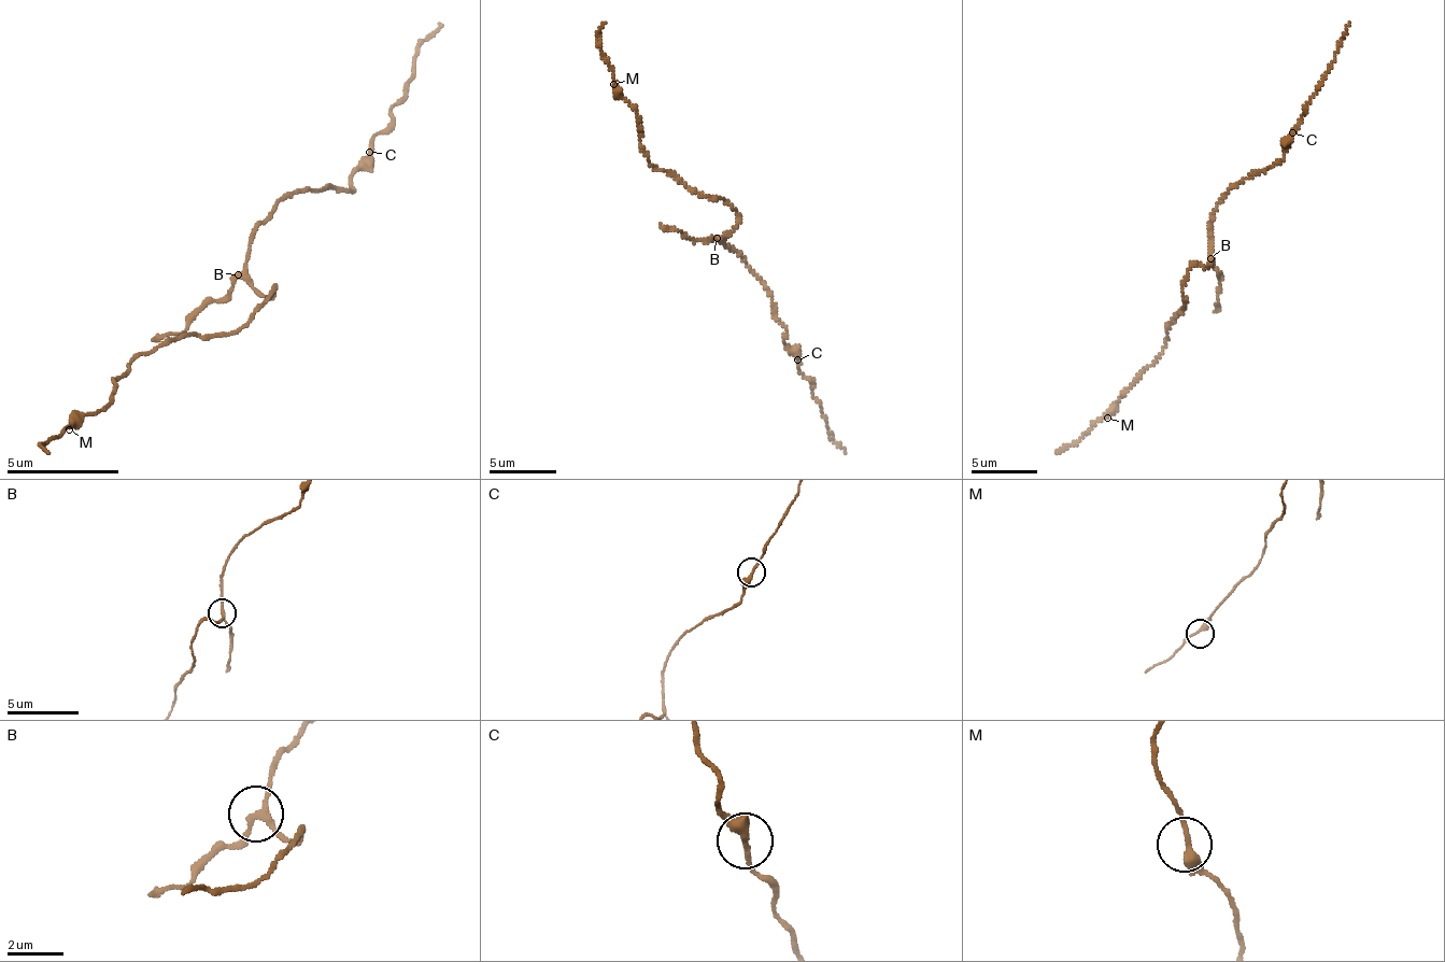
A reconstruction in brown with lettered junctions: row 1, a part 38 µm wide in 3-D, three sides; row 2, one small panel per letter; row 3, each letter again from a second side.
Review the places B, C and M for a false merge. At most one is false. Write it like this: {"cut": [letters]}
{"cut": ["B"]}

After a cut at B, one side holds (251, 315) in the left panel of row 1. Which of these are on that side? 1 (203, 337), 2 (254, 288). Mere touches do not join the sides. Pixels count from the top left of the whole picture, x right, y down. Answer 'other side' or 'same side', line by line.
1: same side
2: same side

